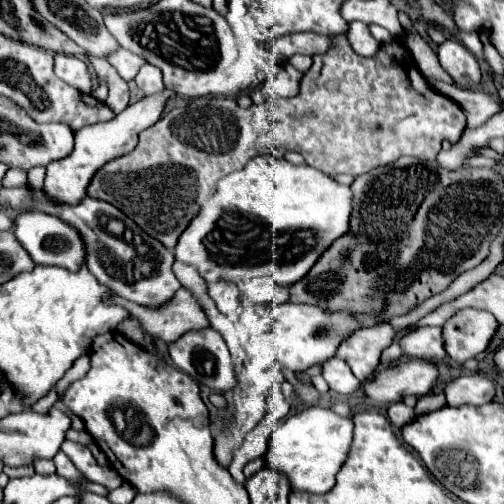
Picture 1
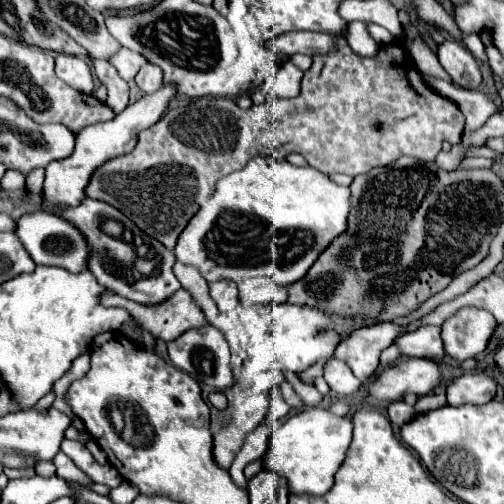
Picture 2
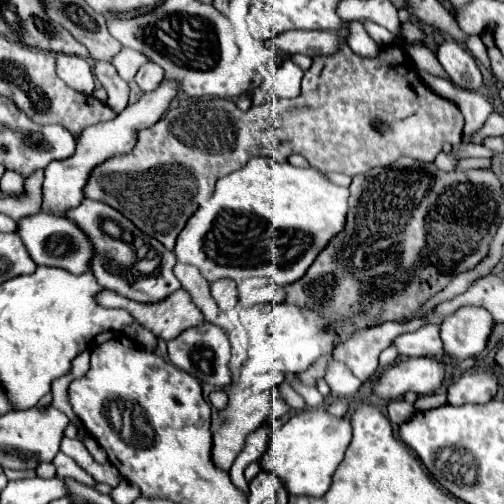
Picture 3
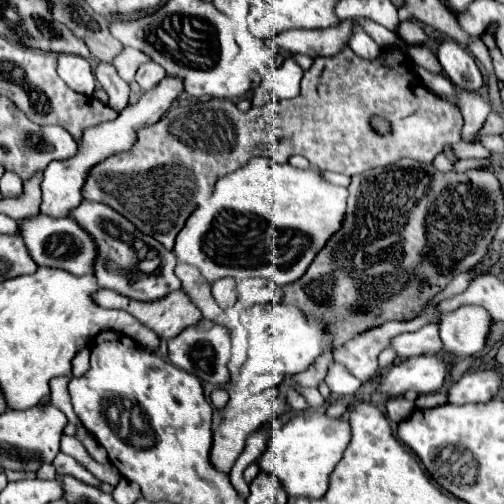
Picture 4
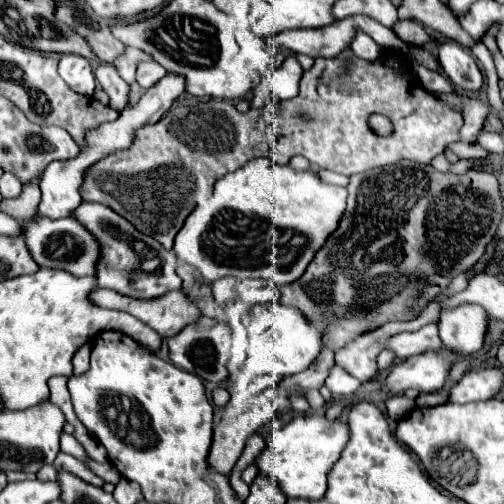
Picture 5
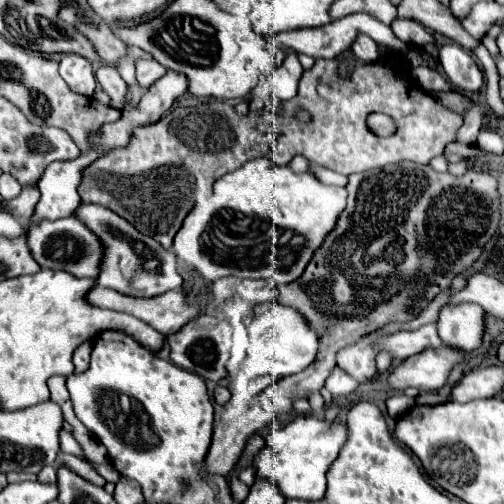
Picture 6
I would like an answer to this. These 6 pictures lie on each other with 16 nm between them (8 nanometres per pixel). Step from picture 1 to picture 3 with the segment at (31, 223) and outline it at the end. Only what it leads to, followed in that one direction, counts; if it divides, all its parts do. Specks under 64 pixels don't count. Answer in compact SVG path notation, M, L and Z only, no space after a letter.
M46 212L24 216L24 218L18 220L16 234L20 236L20 240L24 242L28 254L32 256L32 260L38 266L64 268L72 274L82 274L82 272L90 270L92 244L84 236L84 232L80 232L80 228L76 228L76 224L72 224L66 218L58 218L58 216L52 216L52 214L46 214Z

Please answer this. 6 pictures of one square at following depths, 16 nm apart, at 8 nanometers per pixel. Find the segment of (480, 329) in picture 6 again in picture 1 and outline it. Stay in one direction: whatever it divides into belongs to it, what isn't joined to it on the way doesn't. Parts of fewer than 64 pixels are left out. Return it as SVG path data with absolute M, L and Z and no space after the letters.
M474 308L458 310L442 328L450 360L462 366L466 360L482 354L496 334L498 326L500 324L490 312Z

